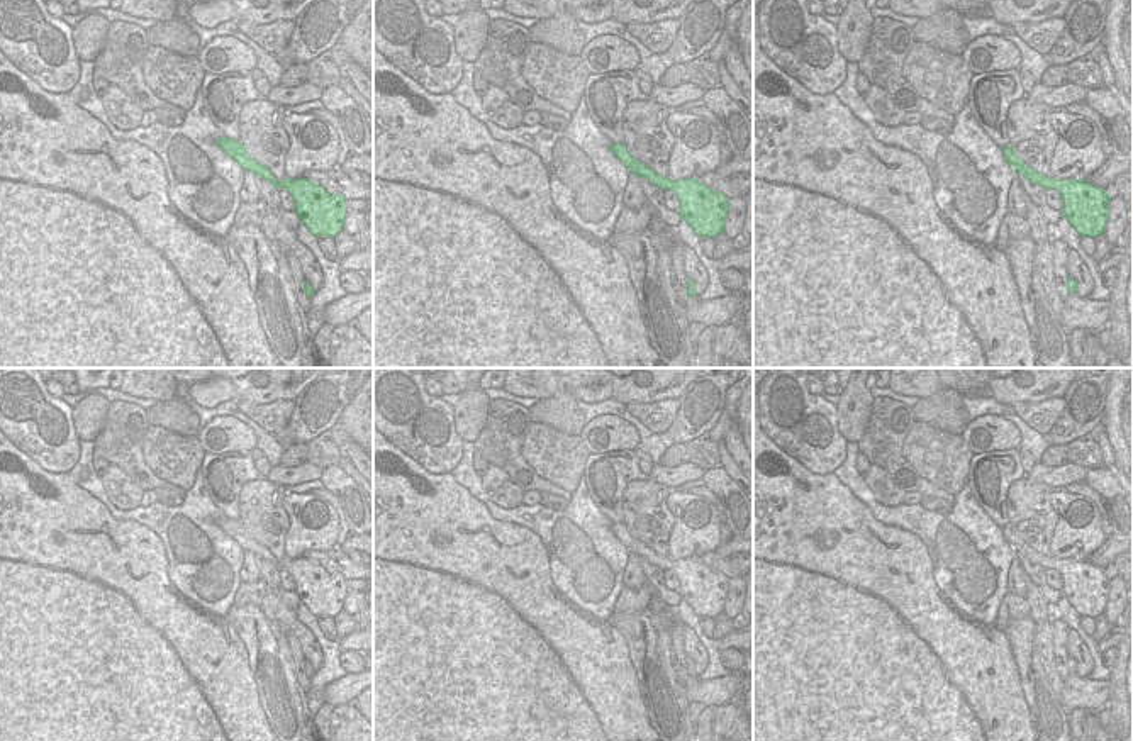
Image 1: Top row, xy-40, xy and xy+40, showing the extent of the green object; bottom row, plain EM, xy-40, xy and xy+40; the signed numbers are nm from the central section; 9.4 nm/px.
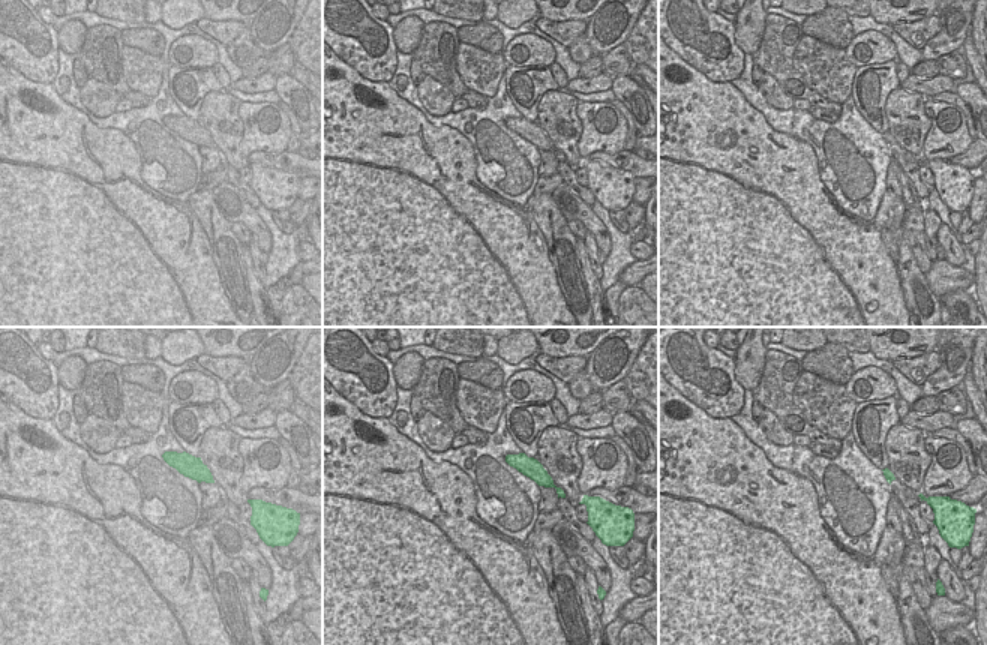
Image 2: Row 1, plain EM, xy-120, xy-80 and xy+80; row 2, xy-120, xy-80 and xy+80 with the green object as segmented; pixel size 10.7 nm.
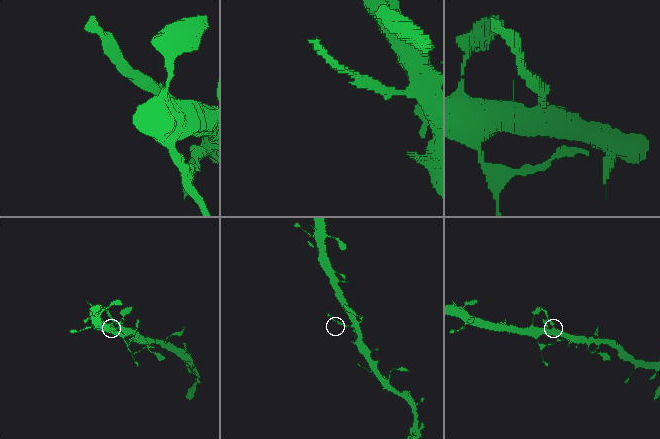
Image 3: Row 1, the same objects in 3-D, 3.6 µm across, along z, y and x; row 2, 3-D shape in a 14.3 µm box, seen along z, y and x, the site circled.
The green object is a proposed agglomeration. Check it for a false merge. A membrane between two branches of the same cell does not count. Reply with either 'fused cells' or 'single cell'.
fused cells

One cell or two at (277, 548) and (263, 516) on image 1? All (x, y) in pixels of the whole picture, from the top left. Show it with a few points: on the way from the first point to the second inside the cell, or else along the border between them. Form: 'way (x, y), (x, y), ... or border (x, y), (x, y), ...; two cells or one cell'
way (273, 540), (268, 524); one cell

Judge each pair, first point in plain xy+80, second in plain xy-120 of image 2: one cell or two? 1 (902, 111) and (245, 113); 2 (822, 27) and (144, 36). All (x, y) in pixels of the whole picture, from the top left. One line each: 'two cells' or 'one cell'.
1: two cells
2: one cell

